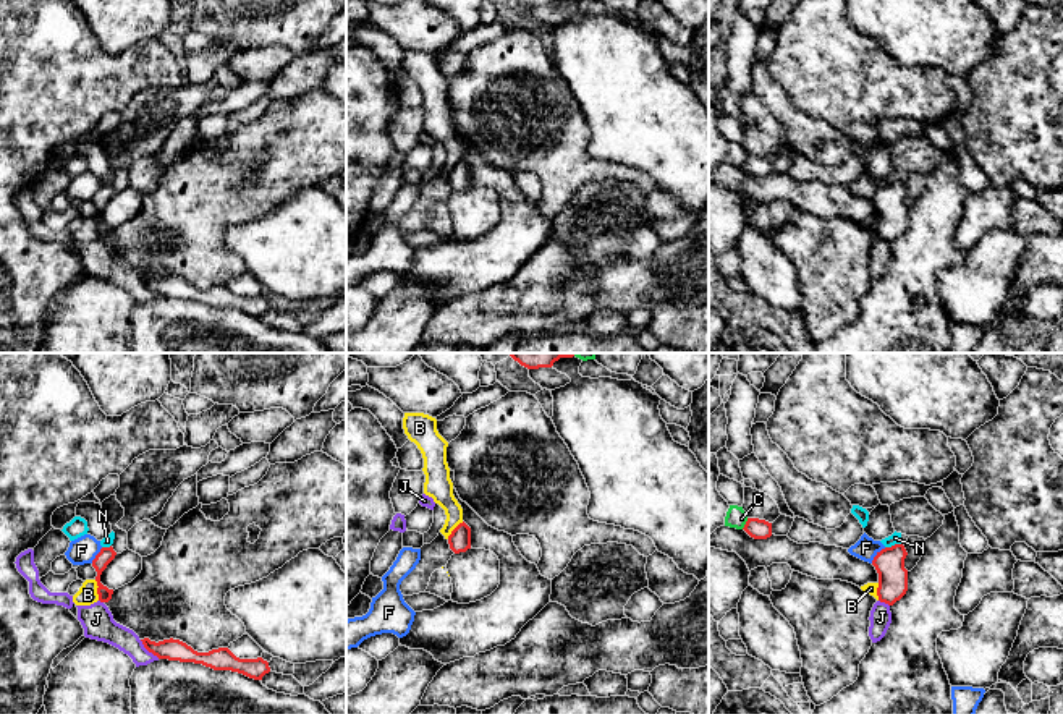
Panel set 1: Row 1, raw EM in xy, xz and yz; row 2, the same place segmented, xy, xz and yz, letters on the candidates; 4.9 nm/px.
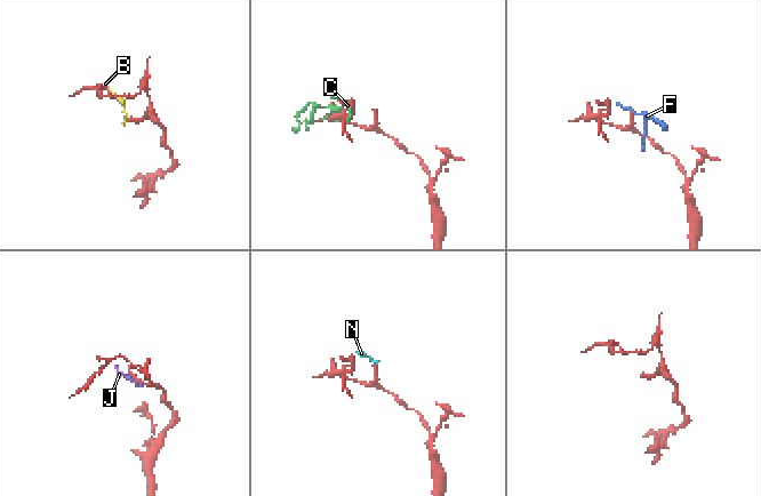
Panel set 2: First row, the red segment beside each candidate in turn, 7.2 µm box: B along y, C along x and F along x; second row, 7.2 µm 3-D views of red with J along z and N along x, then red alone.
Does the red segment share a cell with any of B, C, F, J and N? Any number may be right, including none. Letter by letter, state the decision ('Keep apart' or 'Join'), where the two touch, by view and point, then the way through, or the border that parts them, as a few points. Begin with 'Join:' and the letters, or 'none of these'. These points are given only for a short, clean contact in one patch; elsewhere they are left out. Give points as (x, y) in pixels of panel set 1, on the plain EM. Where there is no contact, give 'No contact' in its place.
Join: none of these
B: Keep apart. Touches red at xy (97, 227). Boundary: xy (94, 217), (99, 237)
C: Keep apart. Touches red at yz (746, 161)
F: Keep apart. Touches red at yz (877, 191). Boundary: yz (885, 185), (871, 199)
J: Keep apart. Touches red at xy (149, 288)
N: Keep apart. Touches red at yz (892, 183). Boundary: yz (900, 180), (885, 185)

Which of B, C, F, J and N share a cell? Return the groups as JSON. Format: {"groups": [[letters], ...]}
{"groups": [["B", "N"], ["C"], ["F"], ["J"]]}

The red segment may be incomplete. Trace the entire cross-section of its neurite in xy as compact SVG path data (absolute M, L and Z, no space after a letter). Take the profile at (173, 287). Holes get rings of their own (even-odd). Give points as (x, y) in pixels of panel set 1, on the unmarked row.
M149 275L141 278L144 285L159 296L202 301L214 308L238 309L254 317L262 317L262 314L270 309L269 300L262 295L239 296L228 285L197 290L186 280L173 275L159 280L150 278Z

